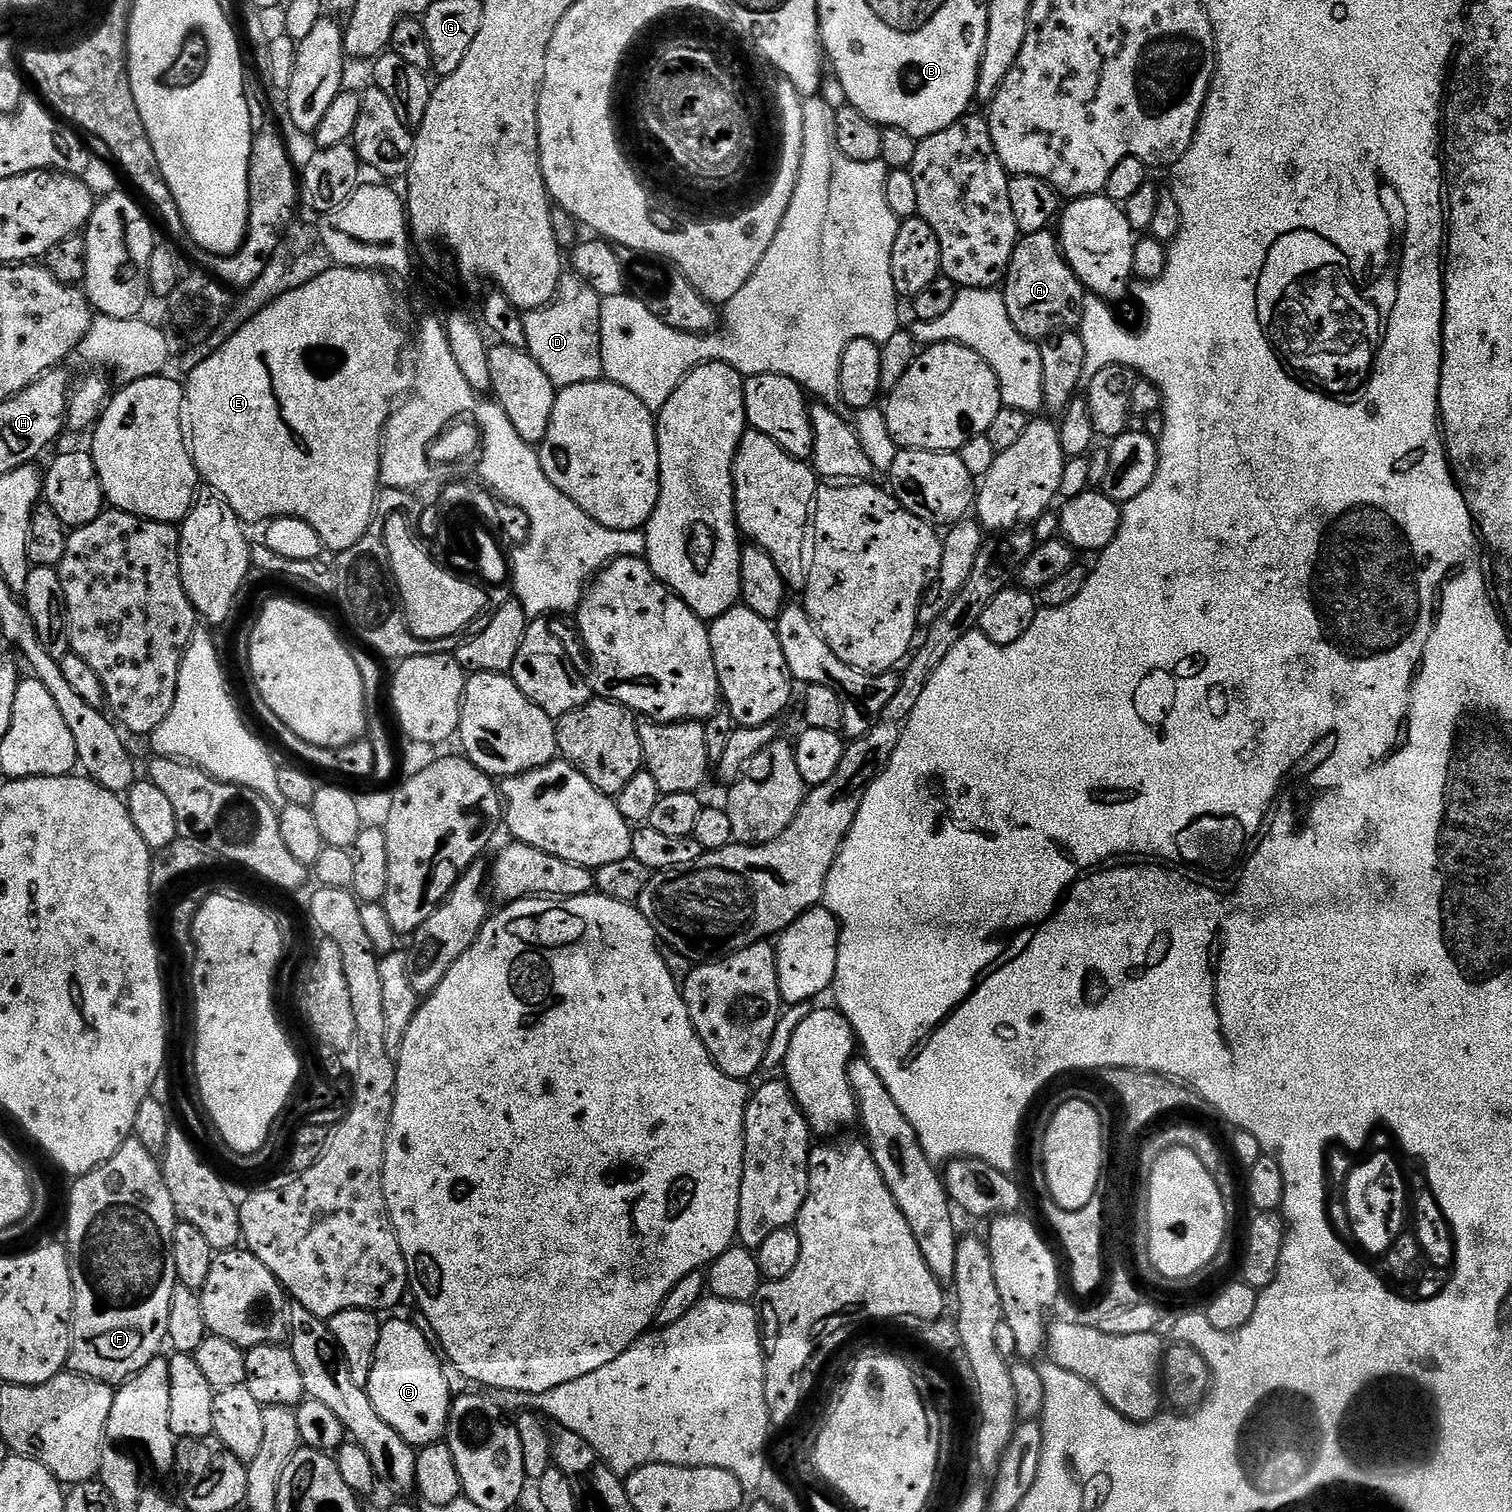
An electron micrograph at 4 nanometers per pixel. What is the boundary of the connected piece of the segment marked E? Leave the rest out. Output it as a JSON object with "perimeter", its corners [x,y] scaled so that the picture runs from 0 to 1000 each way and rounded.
{"perimeter":[[[227,176],[216,177],[212,183],[208,184],[208,187],[202,187],[202,189],[200,189],[197,192],[192,192],[189,194],[187,194],[181,200],[179,200],[179,202],[176,202],[168,210],[163,212],[148,228],[143,232],[138,232],[136,239],[123,249],[123,288],[126,292],[126,298],[127,300],[127,305],[130,309],[130,313],[132,314],[133,318],[140,325],[147,329],[149,329],[149,332],[152,332],[155,340],[157,340],[157,343],[162,347],[166,348],[166,347],[172,346],[172,347],[174,347],[175,345],[179,345],[183,343],[199,343],[200,345],[202,345],[203,348],[210,351],[210,356],[212,356],[214,362],[217,365],[220,364],[220,366],[224,366],[231,364],[231,361],[234,361],[234,358],[237,358],[237,356],[239,356],[243,352],[243,349],[249,341],[249,326],[253,323],[251,319],[251,295],[254,290],[254,282],[256,281],[257,274],[259,273],[259,264],[261,260],[261,253],[263,251],[261,247],[261,233],[265,231],[265,222],[262,222],[262,220],[259,220],[259,217],[257,217],[257,212],[254,210],[254,198],[253,196],[254,196],[254,187],[257,185],[257,183],[256,182],[242,177],[229,177]]]}

